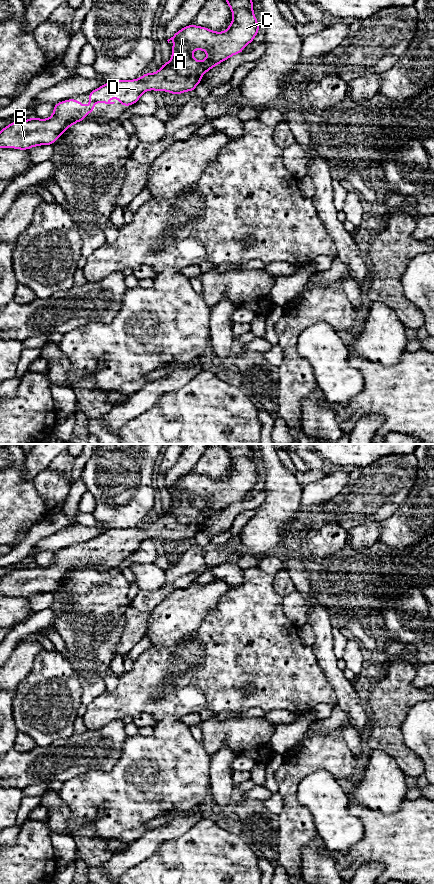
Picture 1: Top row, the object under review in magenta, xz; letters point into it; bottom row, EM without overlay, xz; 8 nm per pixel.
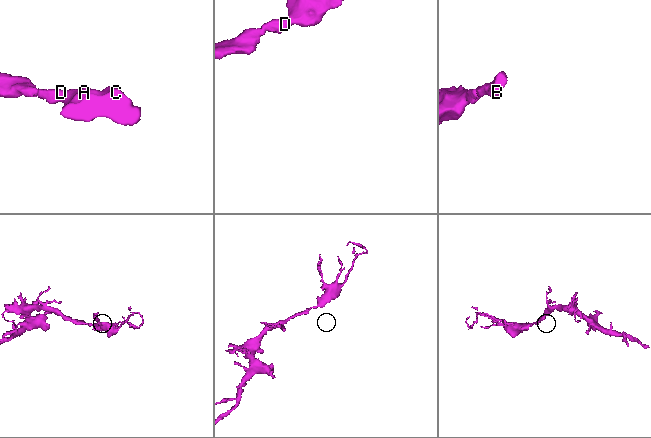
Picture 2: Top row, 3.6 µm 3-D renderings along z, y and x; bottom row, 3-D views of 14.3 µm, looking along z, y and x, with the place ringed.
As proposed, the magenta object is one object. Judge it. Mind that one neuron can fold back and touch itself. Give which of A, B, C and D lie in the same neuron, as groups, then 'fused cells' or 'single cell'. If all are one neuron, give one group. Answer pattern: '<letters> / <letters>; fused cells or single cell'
A B C D; single cell

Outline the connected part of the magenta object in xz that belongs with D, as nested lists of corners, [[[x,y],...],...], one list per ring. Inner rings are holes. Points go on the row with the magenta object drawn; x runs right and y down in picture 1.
[[[252,0],[226,1],[233,14],[226,31],[215,32],[192,24],[182,28],[167,40],[168,43],[174,41],[172,57],[156,73],[146,72],[135,80],[110,81],[88,93],[90,103],[86,107],[76,99],[68,99],[56,103],[48,119],[31,117],[26,121],[12,122],[0,131],[0,148],[28,150],[34,146],[53,145],[68,127],[84,121],[86,114],[94,112],[95,103],[114,104],[110,98],[119,98],[121,106],[129,107],[148,90],[175,95],[193,92],[207,71],[232,55],[242,53],[260,29]],[[193,50],[205,50],[206,59],[202,62],[196,60],[192,56]]]

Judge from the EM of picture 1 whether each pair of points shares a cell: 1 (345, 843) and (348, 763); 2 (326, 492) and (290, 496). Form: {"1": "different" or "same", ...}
{"1": "different", "2": "different"}

